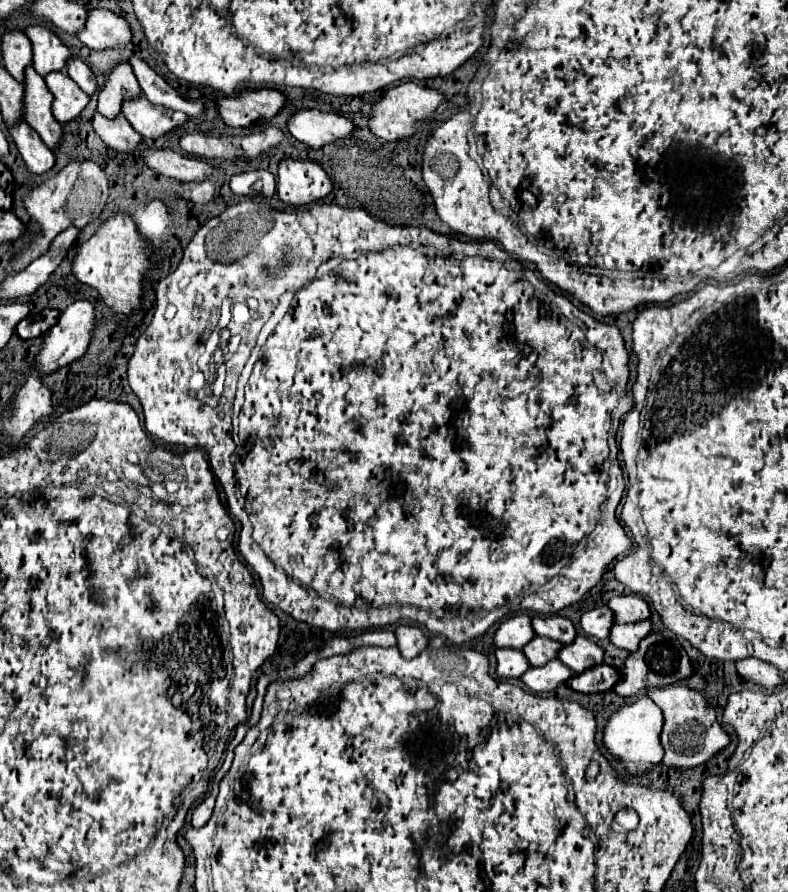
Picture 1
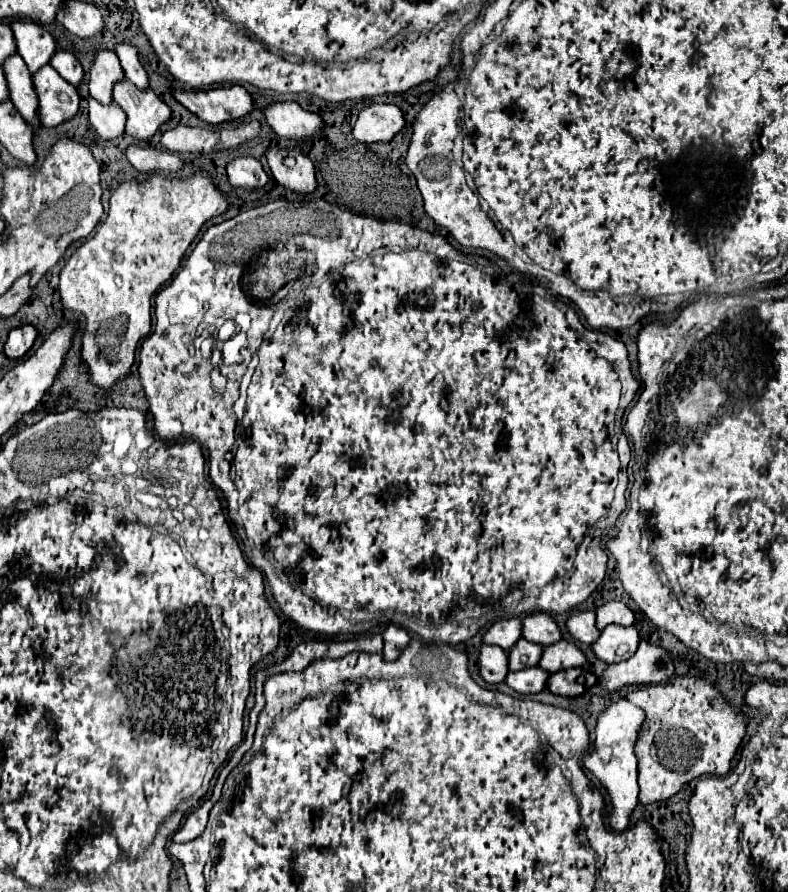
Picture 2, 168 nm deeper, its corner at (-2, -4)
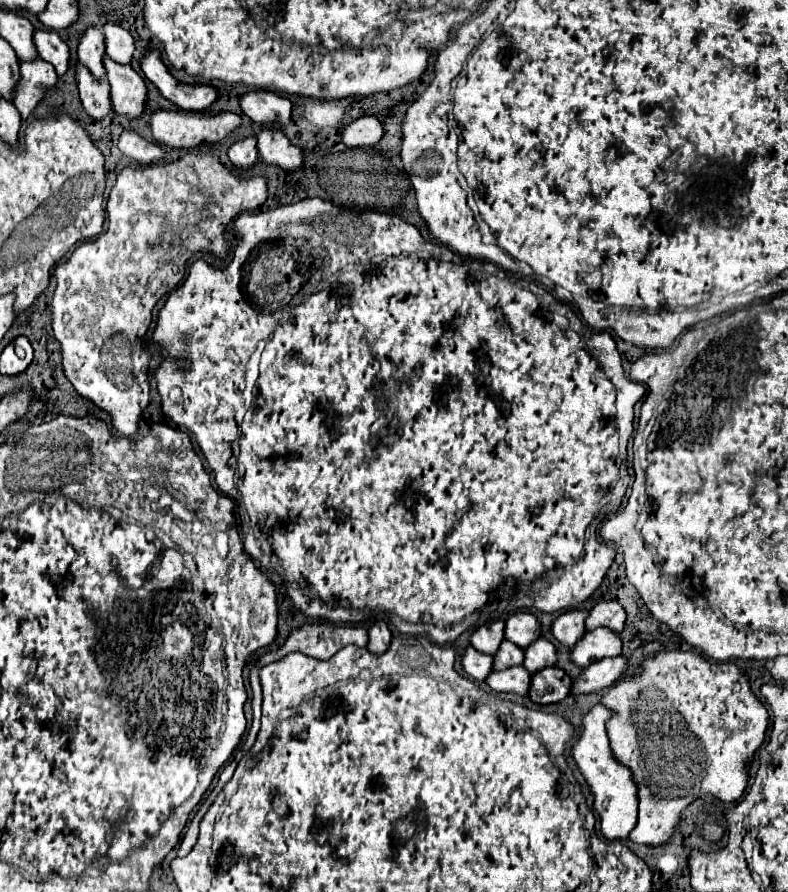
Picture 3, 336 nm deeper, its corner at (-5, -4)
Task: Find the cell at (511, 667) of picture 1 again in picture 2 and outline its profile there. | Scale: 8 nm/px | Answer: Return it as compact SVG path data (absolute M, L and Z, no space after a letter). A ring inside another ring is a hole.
M480 646L480 656L478 656L478 674L482 676L484 682L488 684L498 684L504 680L508 674L508 656L504 650L498 646Z

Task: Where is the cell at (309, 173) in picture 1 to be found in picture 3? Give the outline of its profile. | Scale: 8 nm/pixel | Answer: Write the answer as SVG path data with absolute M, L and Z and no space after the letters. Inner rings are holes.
M263 130L257 136L257 150L267 164L275 164L289 172L299 170L303 164L303 150L289 144L287 136L279 130Z

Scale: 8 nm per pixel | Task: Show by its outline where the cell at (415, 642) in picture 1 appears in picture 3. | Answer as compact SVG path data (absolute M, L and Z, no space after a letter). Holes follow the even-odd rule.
M377 622L375 626L369 628L367 650L371 650L371 654L375 654L375 656L381 656L387 652L391 640L393 640L393 634L391 634L389 626L385 622Z

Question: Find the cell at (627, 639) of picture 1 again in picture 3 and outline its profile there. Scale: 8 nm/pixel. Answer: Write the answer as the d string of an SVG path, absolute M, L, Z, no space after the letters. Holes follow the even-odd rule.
M595 628L593 632L587 632L575 648L571 648L571 660L579 668L591 666L591 662L597 662L605 656L621 656L623 652L623 640L621 634L609 628Z

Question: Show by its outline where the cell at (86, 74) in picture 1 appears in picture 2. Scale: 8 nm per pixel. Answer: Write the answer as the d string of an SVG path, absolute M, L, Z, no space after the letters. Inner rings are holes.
M58 48L56 56L50 58L50 64L52 64L52 68L54 68L66 82L70 82L72 86L78 86L78 84L82 82L84 70L82 70L78 58L76 58L72 52L66 52L66 50Z

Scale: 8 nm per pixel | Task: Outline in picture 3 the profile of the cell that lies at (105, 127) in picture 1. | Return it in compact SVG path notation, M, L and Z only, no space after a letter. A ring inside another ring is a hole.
M77 64L77 86L83 108L93 120L103 120L107 114L111 114L113 104L111 104L111 92L107 80L95 82L95 78L91 78L85 66Z

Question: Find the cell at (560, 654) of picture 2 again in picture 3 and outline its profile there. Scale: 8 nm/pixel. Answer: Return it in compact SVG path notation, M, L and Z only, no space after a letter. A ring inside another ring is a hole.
M539 638L531 646L525 648L523 666L527 670L531 670L531 674L535 674L535 672L539 672L539 670L543 670L547 666L555 666L557 656L559 656L559 652L555 650L555 646L547 638Z

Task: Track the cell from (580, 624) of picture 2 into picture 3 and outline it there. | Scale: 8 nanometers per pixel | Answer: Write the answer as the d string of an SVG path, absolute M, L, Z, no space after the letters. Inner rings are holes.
M569 610L569 612L563 612L555 618L551 630L553 630L553 636L567 648L575 646L575 642L579 642L583 638L583 634L587 632L585 630L585 620L587 620L587 612L585 610Z

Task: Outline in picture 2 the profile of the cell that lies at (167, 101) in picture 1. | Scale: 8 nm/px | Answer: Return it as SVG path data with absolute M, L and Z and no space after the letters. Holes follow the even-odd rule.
M116 44L114 48L116 56L120 58L120 66L124 70L124 78L130 80L132 84L136 84L138 88L148 88L148 74L146 70L142 68L140 60L138 60L138 52L132 44Z

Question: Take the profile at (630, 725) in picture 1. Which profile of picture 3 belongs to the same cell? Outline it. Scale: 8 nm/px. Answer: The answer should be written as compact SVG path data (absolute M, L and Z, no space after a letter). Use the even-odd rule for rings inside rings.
M597 704L593 706L585 716L583 716L583 732L579 736L579 740L573 746L573 758L577 768L581 770L583 778L587 780L587 784L591 786L593 792L593 808L599 814L601 820L601 832L607 840L621 840L627 838L629 832L635 828L637 824L637 806L639 806L639 788L637 782L633 778L633 772L629 766L621 764L609 744L609 736L607 736L607 718L611 718L613 710Z

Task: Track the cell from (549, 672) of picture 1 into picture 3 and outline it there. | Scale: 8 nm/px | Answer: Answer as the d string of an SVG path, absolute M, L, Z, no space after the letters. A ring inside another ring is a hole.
M513 666L501 672L491 672L487 684L497 692L513 692L525 696L531 686L531 674L523 666Z

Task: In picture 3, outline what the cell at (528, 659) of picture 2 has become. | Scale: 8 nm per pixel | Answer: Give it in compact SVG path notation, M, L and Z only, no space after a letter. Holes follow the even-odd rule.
M503 640L499 646L499 652L493 656L493 670L505 670L511 666L521 666L523 664L523 648L515 646L509 640Z

